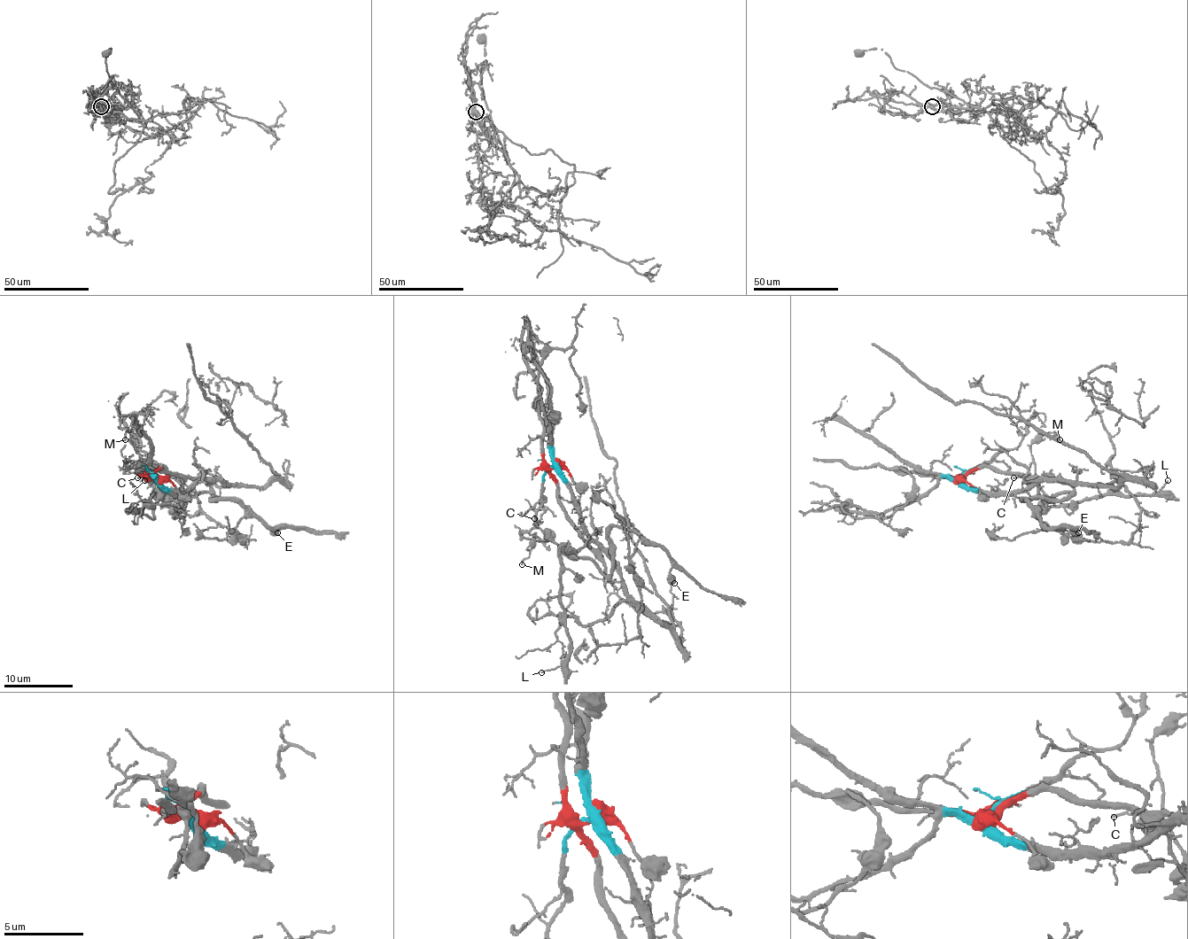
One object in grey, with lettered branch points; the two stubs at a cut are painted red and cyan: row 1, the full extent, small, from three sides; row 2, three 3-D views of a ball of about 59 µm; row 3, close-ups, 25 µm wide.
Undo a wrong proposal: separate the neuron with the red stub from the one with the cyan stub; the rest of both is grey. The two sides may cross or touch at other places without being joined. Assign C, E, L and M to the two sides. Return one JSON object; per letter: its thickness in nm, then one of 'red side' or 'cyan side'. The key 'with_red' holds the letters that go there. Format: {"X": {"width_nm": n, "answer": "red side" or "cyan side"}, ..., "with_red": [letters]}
{"C": {"width_nm": 150, "answer": "red side"}, "E": {"width_nm": 600, "answer": "red side"}, "L": {"width_nm": 100, "answer": "red side"}, "M": {"width_nm": 130, "answer": "red side"}, "with_red": ["C", "E", "L", "M"]}

